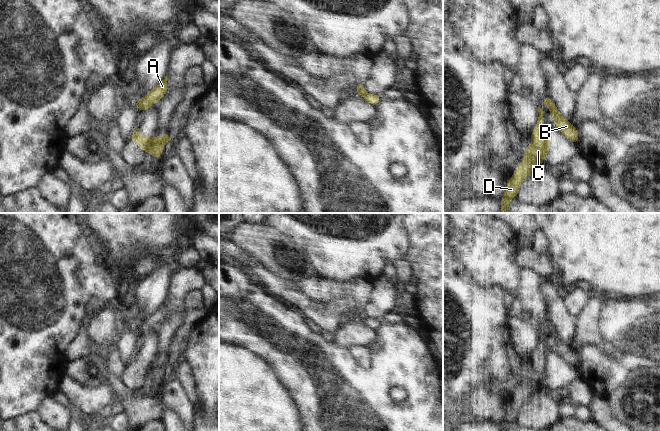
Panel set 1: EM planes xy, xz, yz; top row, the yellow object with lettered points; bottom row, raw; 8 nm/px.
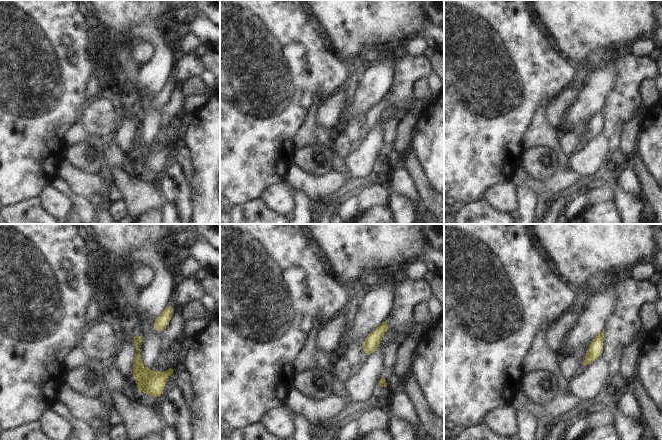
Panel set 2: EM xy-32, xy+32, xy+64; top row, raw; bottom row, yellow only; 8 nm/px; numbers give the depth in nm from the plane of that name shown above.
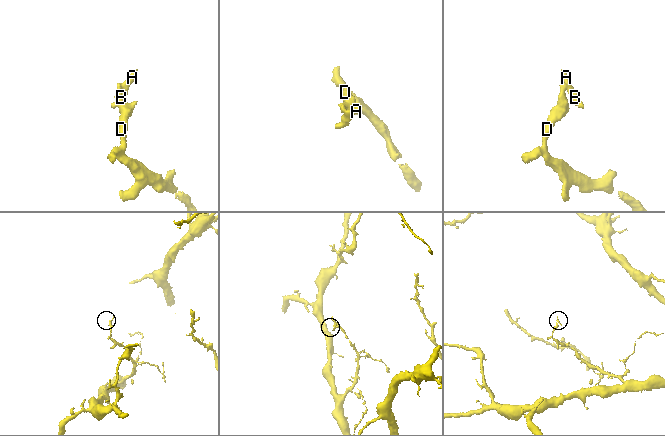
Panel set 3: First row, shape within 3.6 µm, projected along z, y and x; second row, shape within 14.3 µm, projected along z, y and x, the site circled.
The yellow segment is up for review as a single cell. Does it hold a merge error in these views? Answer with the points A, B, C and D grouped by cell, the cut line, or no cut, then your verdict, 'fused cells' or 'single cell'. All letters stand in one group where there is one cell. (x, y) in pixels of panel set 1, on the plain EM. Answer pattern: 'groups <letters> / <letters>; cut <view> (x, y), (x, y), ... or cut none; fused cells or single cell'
groups A B / C D; cut xz (365, 317), (361, 320); fused cells

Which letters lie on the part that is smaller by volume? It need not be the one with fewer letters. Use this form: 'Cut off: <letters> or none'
Cut off: A, B

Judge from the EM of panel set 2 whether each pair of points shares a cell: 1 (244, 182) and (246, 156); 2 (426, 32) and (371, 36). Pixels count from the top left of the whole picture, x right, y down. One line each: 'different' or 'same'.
1: same
2: different

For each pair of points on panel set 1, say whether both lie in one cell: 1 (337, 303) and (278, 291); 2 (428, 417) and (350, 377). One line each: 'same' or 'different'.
1: same
2: same

